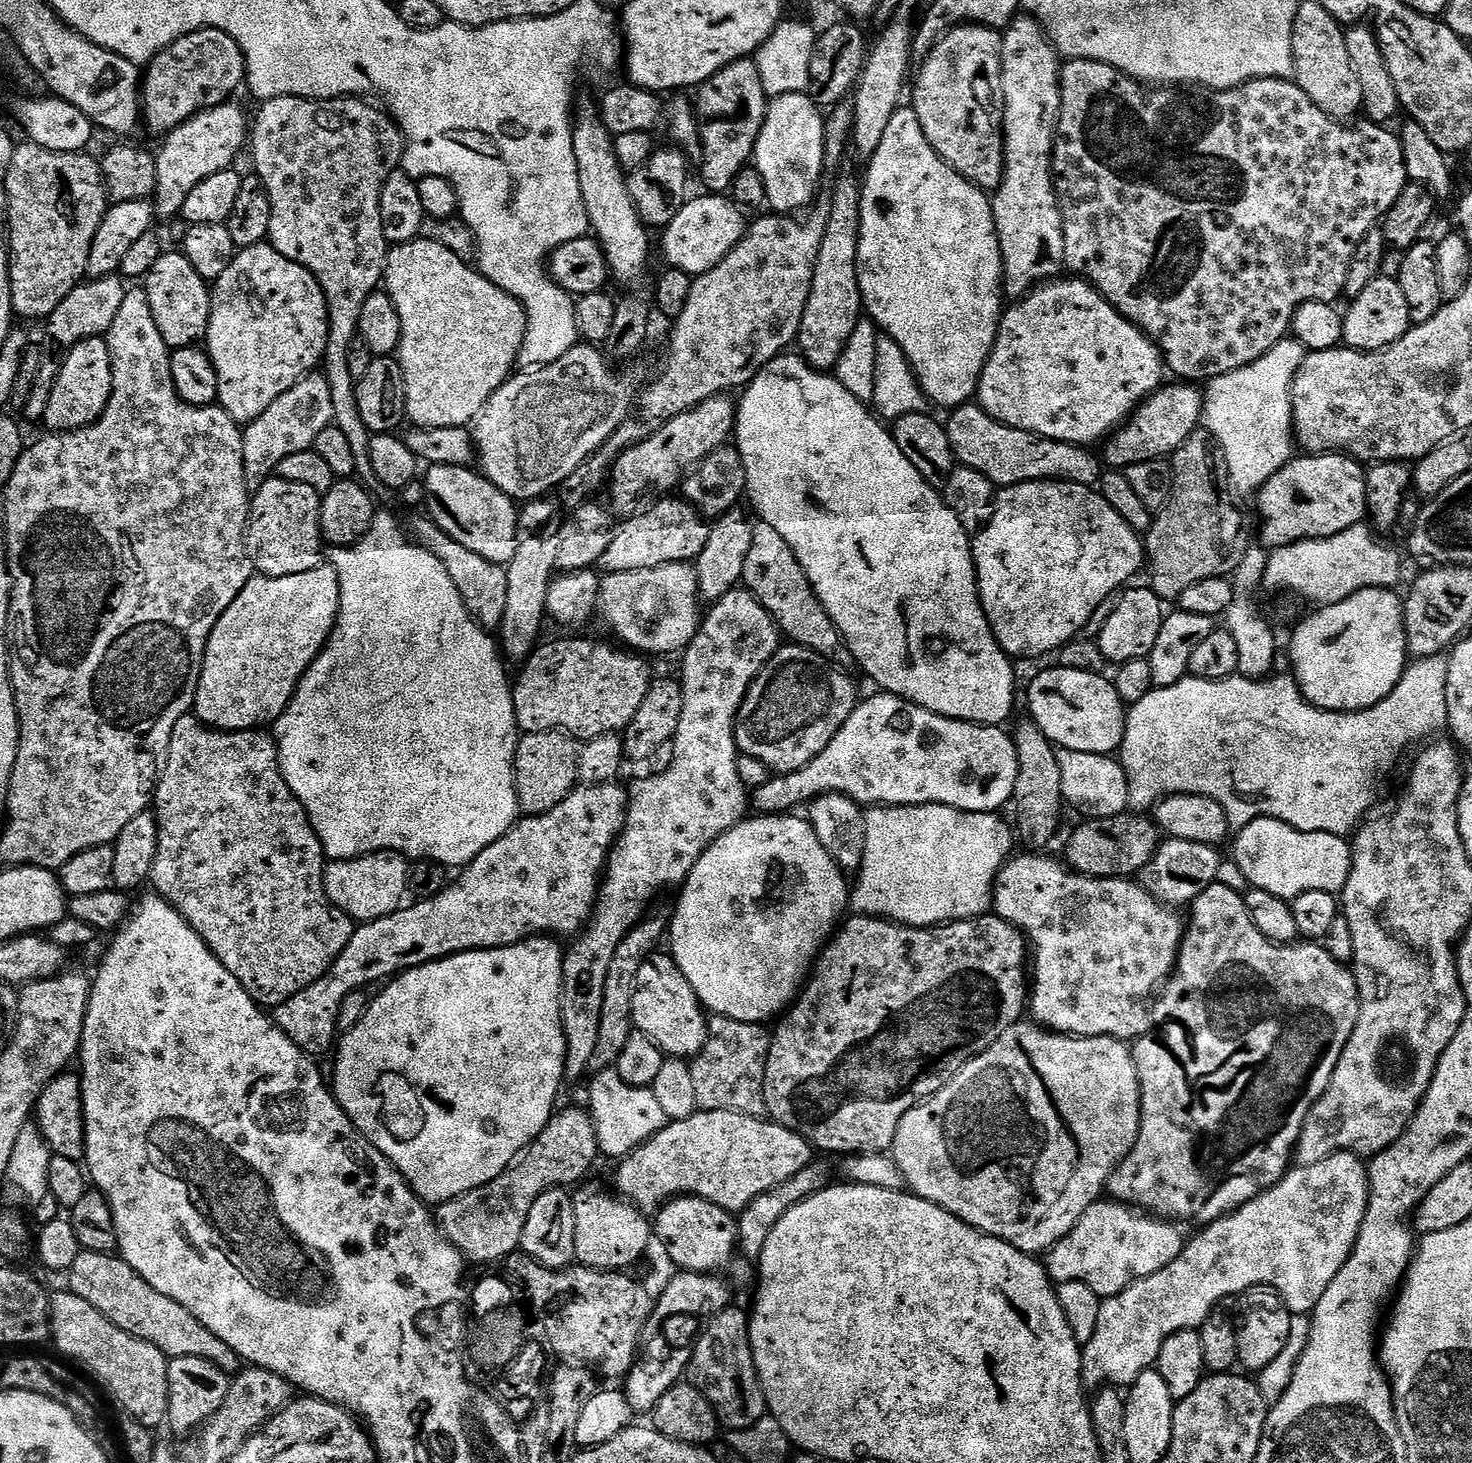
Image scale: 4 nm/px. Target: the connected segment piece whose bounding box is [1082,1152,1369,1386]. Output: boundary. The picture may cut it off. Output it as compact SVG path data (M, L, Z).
M1336 1152L1322 1162L1301 1164L1293 1167L1280 1179L1280 1183L1273 1186L1273 1188L1268 1188L1260 1196L1255 1196L1253 1200L1246 1202L1241 1208L1237 1208L1235 1212L1230 1213L1229 1216L1223 1216L1221 1220L1216 1220L1212 1224L1201 1227L1197 1231L1200 1233L1193 1240L1191 1237L1187 1241L1183 1254L1174 1262L1170 1262L1170 1266L1158 1270L1158 1274L1150 1274L1141 1280L1133 1280L1129 1288L1122 1290L1122 1294L1101 1299L1100 1309L1098 1310L1098 1327L1094 1330L1094 1338L1090 1338L1090 1342L1083 1345L1082 1348L1087 1379L1091 1383L1093 1380L1096 1386L1103 1384L1108 1386L1132 1385L1142 1373L1149 1371L1155 1365L1156 1359L1160 1357L1162 1342L1166 1342L1166 1338L1170 1338L1175 1332L1199 1329L1200 1325L1206 1322L1206 1318L1212 1313L1217 1304L1232 1298L1228 1296L1238 1295L1237 1297L1239 1297L1257 1286L1267 1286L1269 1289L1279 1292L1280 1297L1284 1299L1285 1306L1292 1311L1293 1316L1306 1316L1315 1312L1318 1302L1322 1302L1322 1294L1326 1294L1330 1282L1334 1282L1338 1270L1342 1270L1342 1266L1346 1266L1346 1262L1352 1257L1352 1251L1356 1249L1356 1239L1360 1237L1360 1227L1366 1218L1366 1210L1368 1209L1368 1189L1368 1164L1355 1152Z

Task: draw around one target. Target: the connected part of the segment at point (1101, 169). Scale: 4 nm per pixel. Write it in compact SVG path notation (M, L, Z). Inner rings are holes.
M1068 60L1060 70L1060 97L1062 106L1060 107L1060 121L1056 127L1056 145L1052 151L1052 174L1056 182L1056 197L1060 199L1065 269L1077 277L1086 278L1088 283L1093 284L1107 298L1110 306L1114 306L1130 323L1137 324L1159 348L1167 371L1171 375L1173 372L1176 375L1173 377L1184 382L1207 382L1214 379L1215 376L1230 374L1242 366L1253 364L1258 358L1262 358L1262 354L1271 350L1278 341L1289 335L1292 318L1298 305L1315 300L1327 304L1339 301L1344 296L1346 270L1350 270L1350 258L1354 258L1354 250L1358 250L1358 242L1362 242L1362 238L1366 238L1366 234L1371 228L1377 227L1383 221L1390 206L1394 206L1394 202L1398 202L1398 194L1402 194L1402 190L1410 183L1406 174L1406 158L1402 158L1400 137L1395 131L1387 132L1389 130L1387 127L1371 122L1364 122L1361 128L1348 128L1352 126L1345 126L1341 121L1330 119L1325 112L1318 110L1318 106L1314 106L1314 102L1310 102L1306 90L1297 86L1295 79L1262 78L1240 84L1236 88L1185 90L1180 86L1145 86L1140 81L1127 76L1126 73L1118 71L1114 66L1097 60Z

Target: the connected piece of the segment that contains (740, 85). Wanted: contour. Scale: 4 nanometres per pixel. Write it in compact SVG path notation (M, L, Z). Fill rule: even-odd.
M752 58L735 60L726 65L718 74L714 74L705 84L699 85L698 93L700 97L695 97L694 111L696 113L696 123L700 125L700 142L698 153L700 152L700 180L705 184L707 191L712 194L724 194L729 191L738 178L738 174L753 159L758 134L764 125L764 119L768 113L770 97L764 92L762 78L759 76L759 66Z

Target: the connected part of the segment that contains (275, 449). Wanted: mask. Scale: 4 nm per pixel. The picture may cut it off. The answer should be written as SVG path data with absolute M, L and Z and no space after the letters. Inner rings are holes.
M309 374L280 395L257 420L243 429L244 477L249 485L256 486L269 479L282 458L309 451L318 434L333 423L333 414L334 404L330 402L330 388L323 374Z

